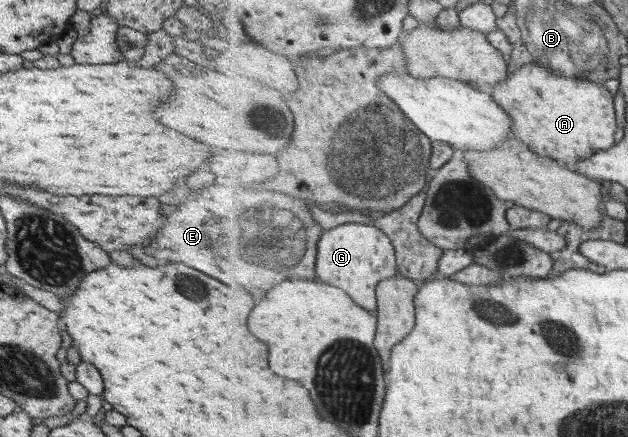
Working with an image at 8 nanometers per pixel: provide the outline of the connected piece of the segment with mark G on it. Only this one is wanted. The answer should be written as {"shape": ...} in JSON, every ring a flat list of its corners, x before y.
{"shape":[[356,223,339,225,322,235,318,251,318,263,316,264,318,277,322,277,324,283,330,283,330,285,336,285,336,287,348,291,348,295,352,295,352,299,356,299,356,303,360,303,364,309,376,313,379,306,377,298,379,283,398,275,400,272,395,245,389,235,375,225,357,225]]}

